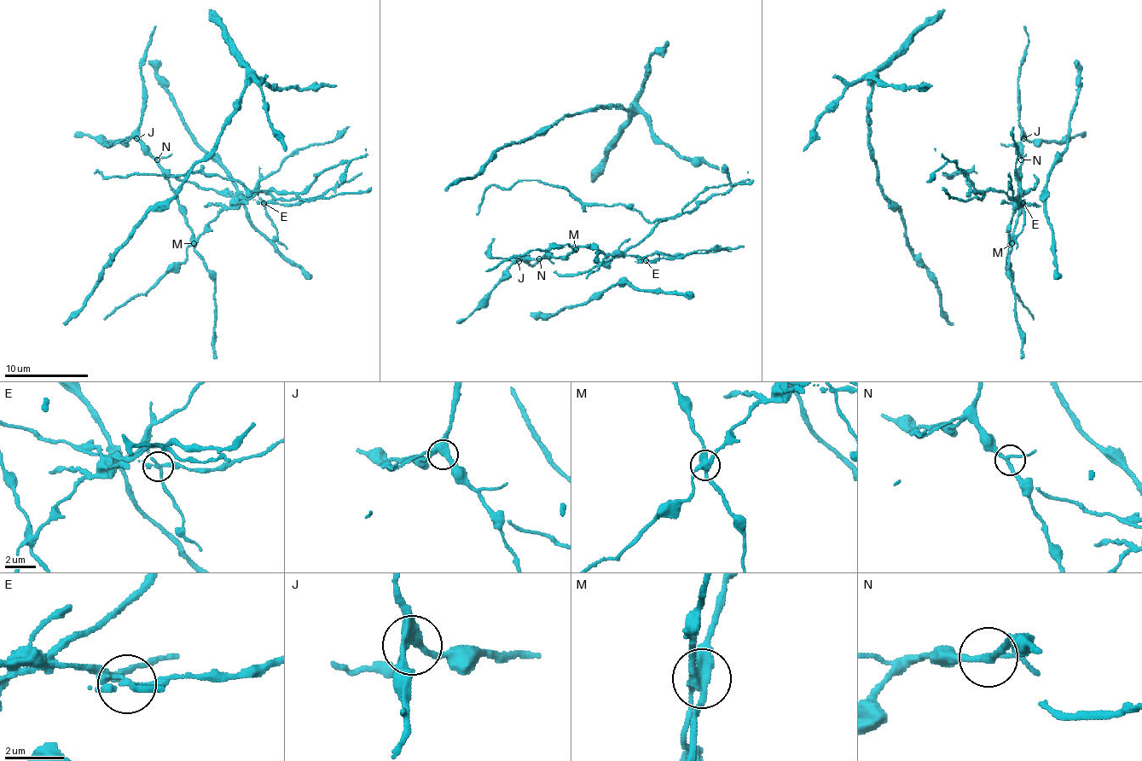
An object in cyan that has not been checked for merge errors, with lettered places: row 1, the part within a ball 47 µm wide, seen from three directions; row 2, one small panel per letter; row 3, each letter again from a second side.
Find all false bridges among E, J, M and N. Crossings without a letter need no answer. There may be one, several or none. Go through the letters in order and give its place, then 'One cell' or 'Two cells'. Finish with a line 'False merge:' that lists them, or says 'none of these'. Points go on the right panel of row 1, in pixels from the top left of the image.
E: Place: (1023, 203). Two cells
J: Place: (1023, 138). One cell
M: Place: (1011, 243). Two cells
N: Place: (1021, 159). One cell
False merge: E, M

